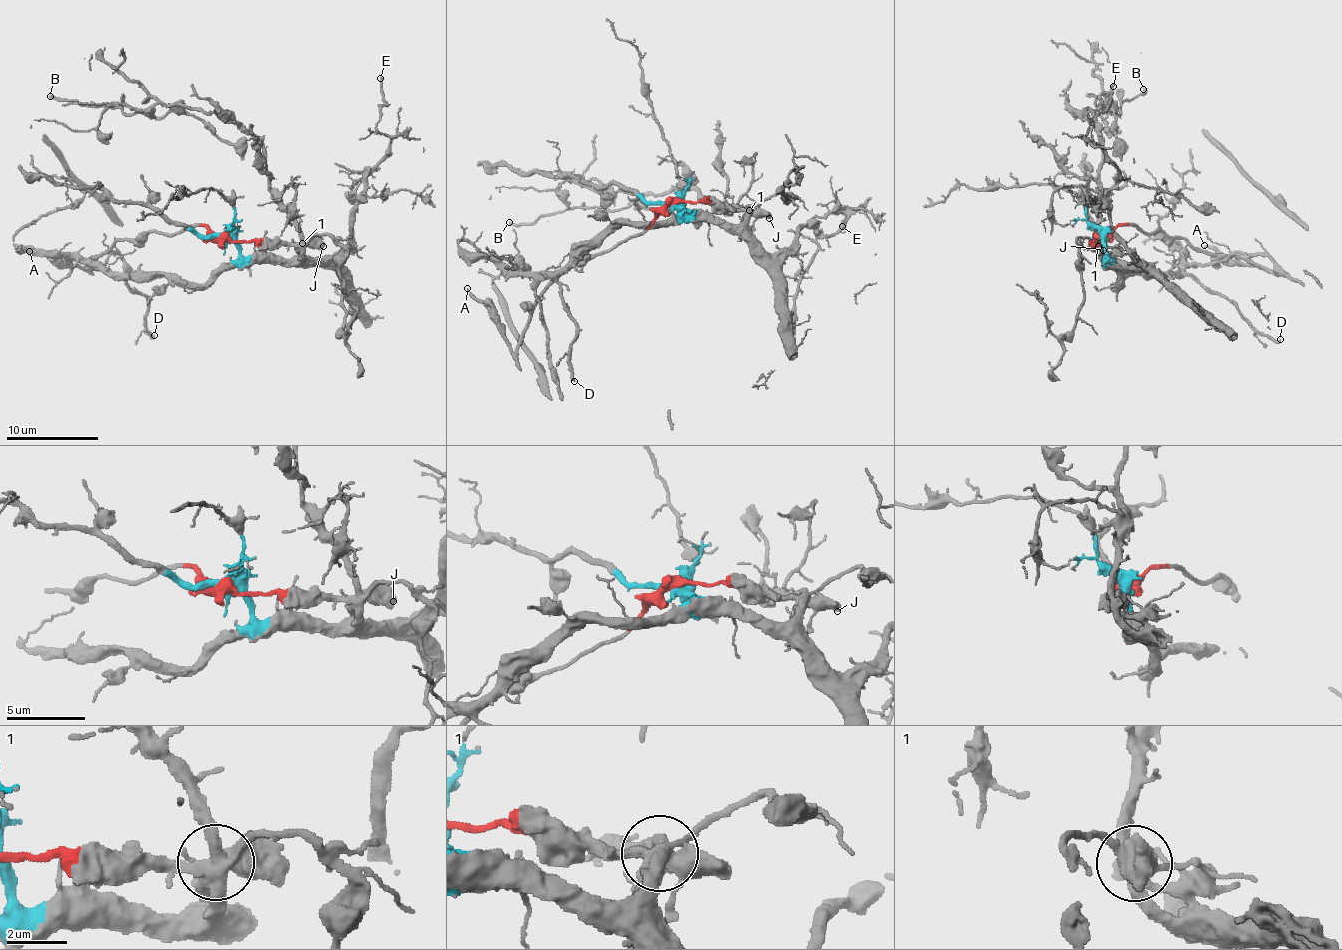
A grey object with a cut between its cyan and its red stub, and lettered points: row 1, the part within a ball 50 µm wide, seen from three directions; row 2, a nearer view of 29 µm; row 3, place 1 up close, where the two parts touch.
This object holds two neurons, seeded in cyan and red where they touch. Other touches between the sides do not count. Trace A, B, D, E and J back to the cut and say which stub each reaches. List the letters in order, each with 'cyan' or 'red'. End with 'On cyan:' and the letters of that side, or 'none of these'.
A: red
B: cyan
D: cyan
E: cyan
J: red
On cyan: B, D, E

